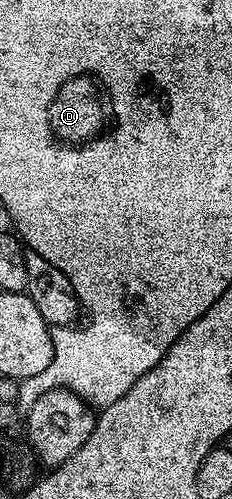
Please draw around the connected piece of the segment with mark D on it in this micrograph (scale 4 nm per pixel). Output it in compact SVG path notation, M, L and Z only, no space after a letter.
M82 69L82 73L70 73L70 77L62 77L58 85L54 85L54 97L50 97L50 105L46 105L46 133L30 133L30 141L34 137L50 137L58 149L90 149L90 145L98 145L98 141L106 141L106 137L114 137L118 133L118 109L114 109L114 93L110 93L110 85L102 81L102 73L94 73L94 69Z

